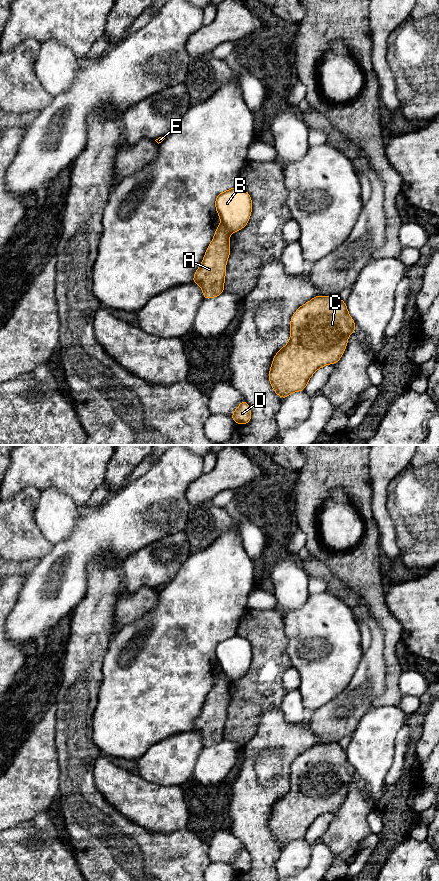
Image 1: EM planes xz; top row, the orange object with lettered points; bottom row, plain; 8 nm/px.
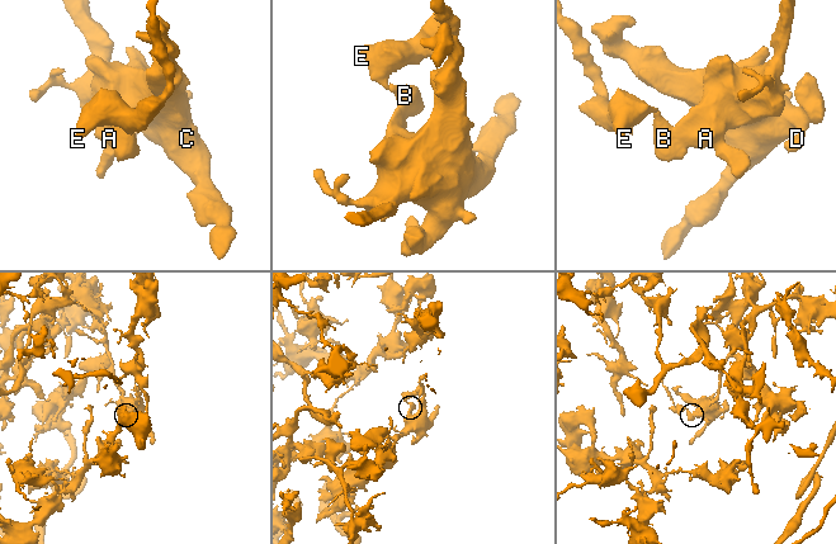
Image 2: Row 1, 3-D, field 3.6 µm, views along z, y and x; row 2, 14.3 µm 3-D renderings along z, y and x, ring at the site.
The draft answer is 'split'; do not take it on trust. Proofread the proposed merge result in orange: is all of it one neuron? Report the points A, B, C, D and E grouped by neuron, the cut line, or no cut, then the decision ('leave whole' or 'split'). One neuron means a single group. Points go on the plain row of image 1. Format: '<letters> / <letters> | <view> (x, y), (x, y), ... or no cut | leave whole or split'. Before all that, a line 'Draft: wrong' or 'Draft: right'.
Draft: right
A C D / B E | xz (221, 670), (229, 682) | split

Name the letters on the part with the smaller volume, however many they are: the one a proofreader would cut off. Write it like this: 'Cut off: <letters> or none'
Cut off: B, E

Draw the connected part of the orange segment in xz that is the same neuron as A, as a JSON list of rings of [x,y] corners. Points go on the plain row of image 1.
[[[220,671],[194,722],[192,730],[201,735],[205,748],[224,740],[226,711],[230,703],[229,686],[228,678]]]

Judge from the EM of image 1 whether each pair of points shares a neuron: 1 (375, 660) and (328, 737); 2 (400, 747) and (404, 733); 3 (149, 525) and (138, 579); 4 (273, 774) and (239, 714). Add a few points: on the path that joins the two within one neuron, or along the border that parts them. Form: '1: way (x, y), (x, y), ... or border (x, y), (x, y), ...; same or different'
1: way (369, 679), (358, 697), (338, 718); same
2: way (401, 744), (403, 736); same
3: border (166, 535), (132, 552), (125, 559); different
4: border (259, 714), (255, 734), (240, 751); different

